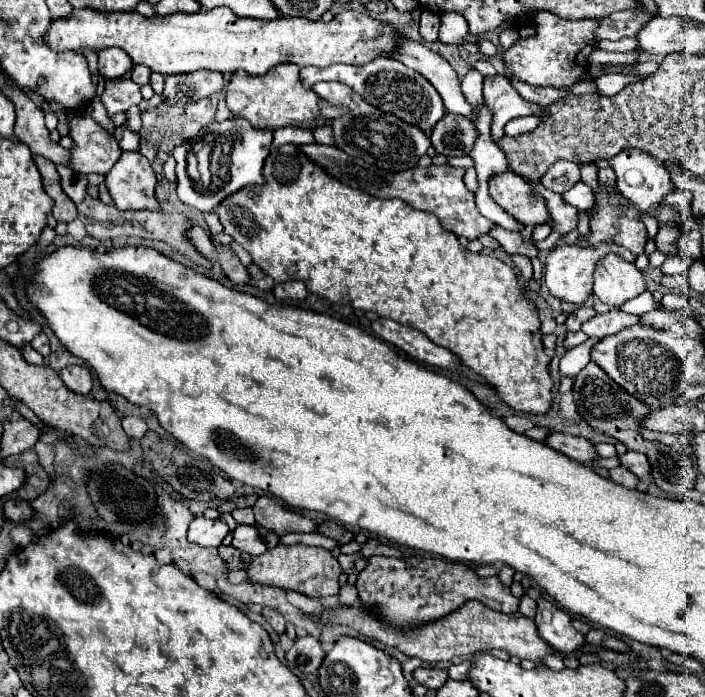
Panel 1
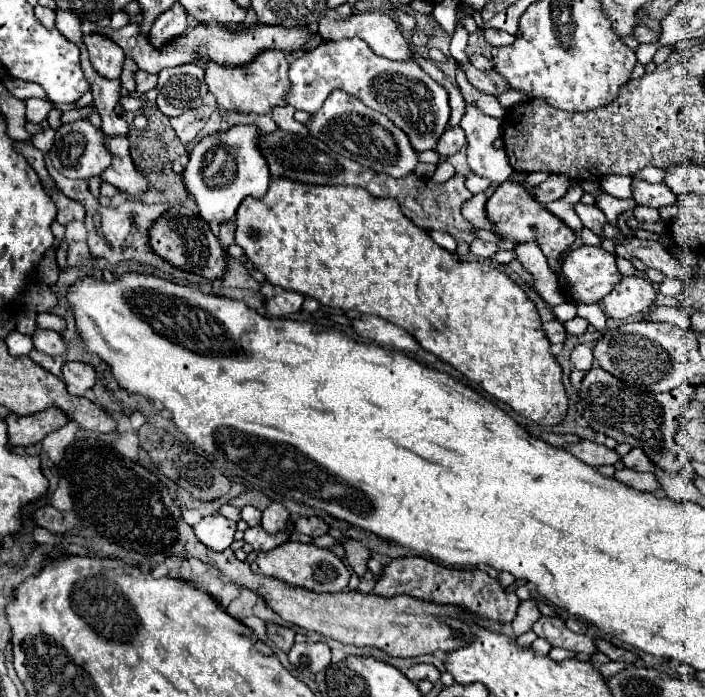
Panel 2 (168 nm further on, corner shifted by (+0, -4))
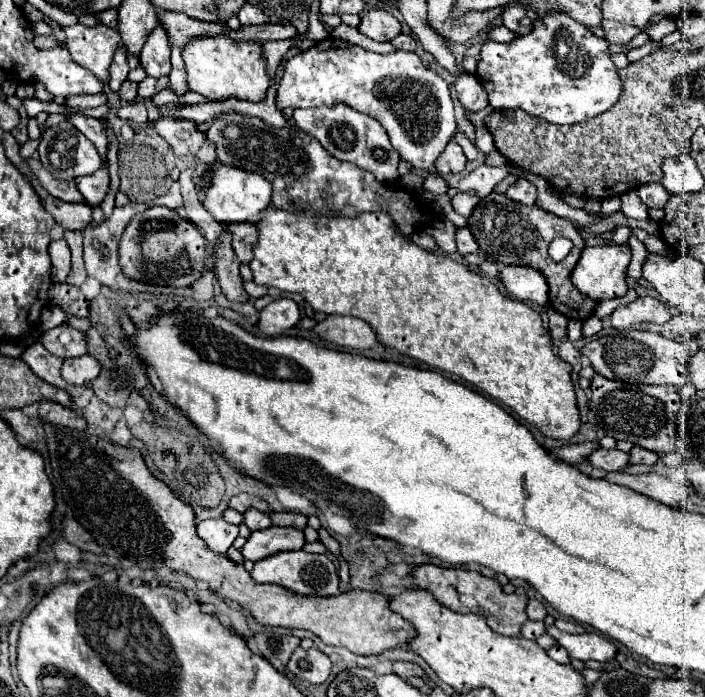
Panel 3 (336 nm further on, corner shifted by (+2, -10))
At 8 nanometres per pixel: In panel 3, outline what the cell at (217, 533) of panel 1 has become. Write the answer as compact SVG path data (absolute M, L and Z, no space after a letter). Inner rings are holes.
M202 520L198 524L198 536L206 542L206 546L212 552L226 554L226 550L232 546L232 542L238 536L238 526L228 524L226 520Z

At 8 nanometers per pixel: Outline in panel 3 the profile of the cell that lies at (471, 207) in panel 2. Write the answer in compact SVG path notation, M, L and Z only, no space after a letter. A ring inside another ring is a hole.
M458 194L458 196L452 198L454 210L456 210L460 216L464 216L464 218L468 218L468 216L472 214L472 210L474 210L474 206L476 206L478 202L480 202L478 196L468 196L468 194Z

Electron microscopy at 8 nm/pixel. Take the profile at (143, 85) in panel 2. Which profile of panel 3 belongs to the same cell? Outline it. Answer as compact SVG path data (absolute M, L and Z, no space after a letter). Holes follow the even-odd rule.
M126 80L126 82L122 84L122 88L120 88L118 96L120 96L122 100L126 100L126 102L134 102L134 100L136 100L136 96L138 96L138 84L136 84L136 82Z

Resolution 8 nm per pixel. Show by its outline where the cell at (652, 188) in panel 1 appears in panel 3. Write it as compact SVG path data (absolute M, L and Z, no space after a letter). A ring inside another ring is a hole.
M658 182L638 186L638 196L640 196L640 200L642 200L648 208L664 208L664 204L666 204L668 198L670 198L670 194L664 192L664 186L658 184Z

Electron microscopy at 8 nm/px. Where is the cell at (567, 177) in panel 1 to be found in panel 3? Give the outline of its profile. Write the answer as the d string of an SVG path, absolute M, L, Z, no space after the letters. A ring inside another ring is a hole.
M518 180L514 186L508 188L506 196L524 206L534 206L538 200L538 188L530 180Z

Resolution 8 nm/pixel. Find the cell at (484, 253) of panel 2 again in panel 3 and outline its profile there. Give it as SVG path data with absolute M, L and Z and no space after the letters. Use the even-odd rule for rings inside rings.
M458 228L458 232L456 232L456 244L458 244L458 252L462 256L468 256L468 254L476 254L478 252L478 244L476 244L476 240L470 234L468 228Z

